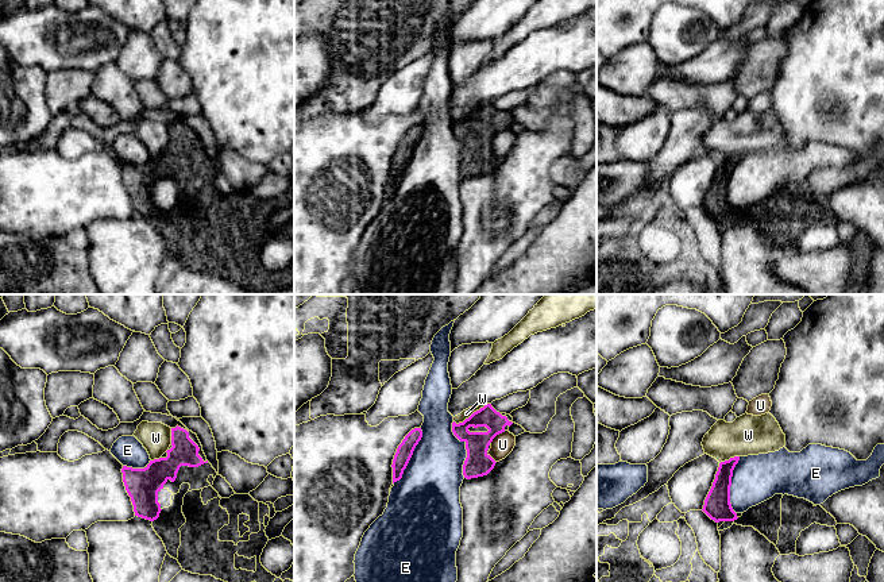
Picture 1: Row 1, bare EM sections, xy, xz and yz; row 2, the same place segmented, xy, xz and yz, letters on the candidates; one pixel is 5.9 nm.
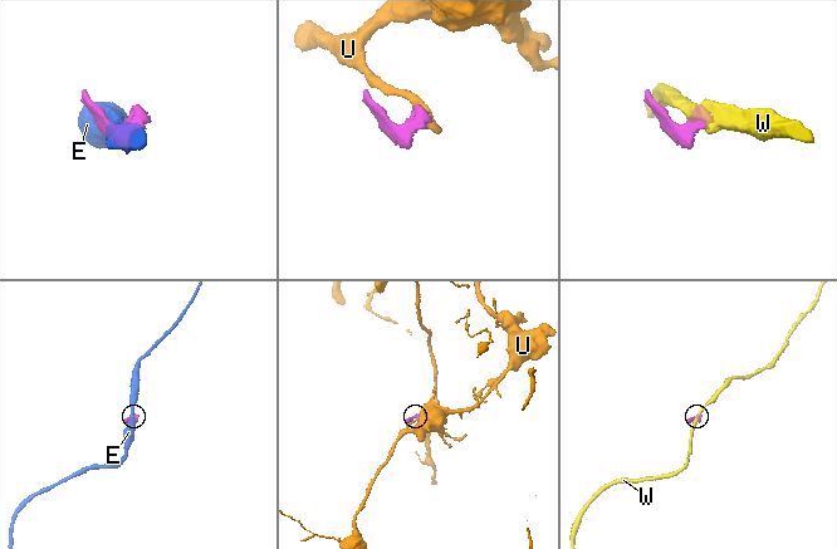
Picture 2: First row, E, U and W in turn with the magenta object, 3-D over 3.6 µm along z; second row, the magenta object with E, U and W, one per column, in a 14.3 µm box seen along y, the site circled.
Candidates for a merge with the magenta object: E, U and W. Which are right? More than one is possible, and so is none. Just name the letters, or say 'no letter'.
no letter

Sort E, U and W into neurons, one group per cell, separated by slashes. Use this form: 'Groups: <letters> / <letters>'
Groups: E / U / W

